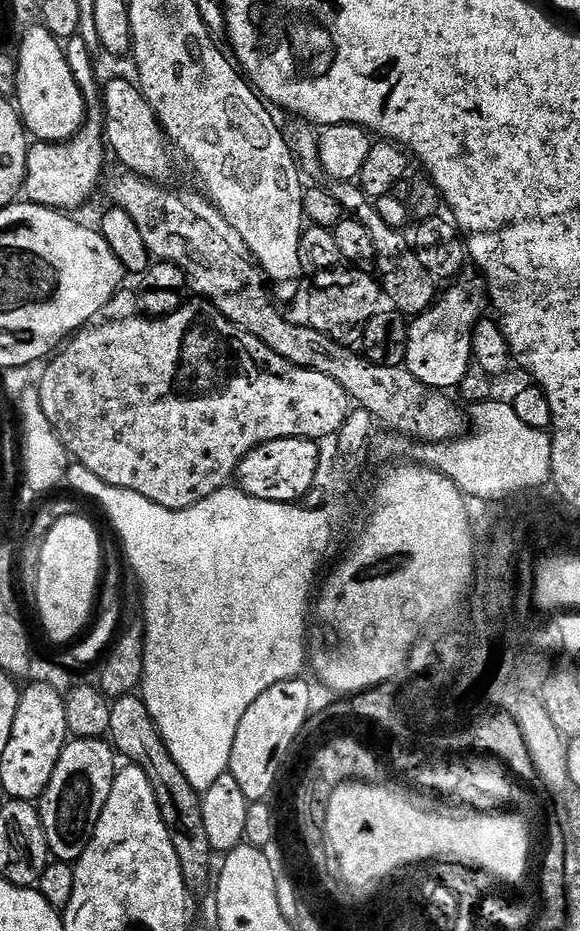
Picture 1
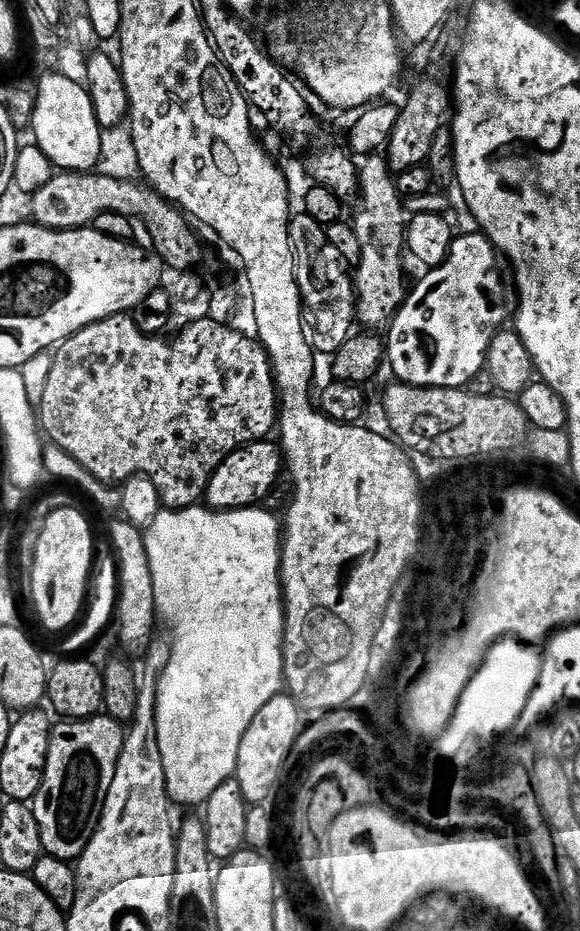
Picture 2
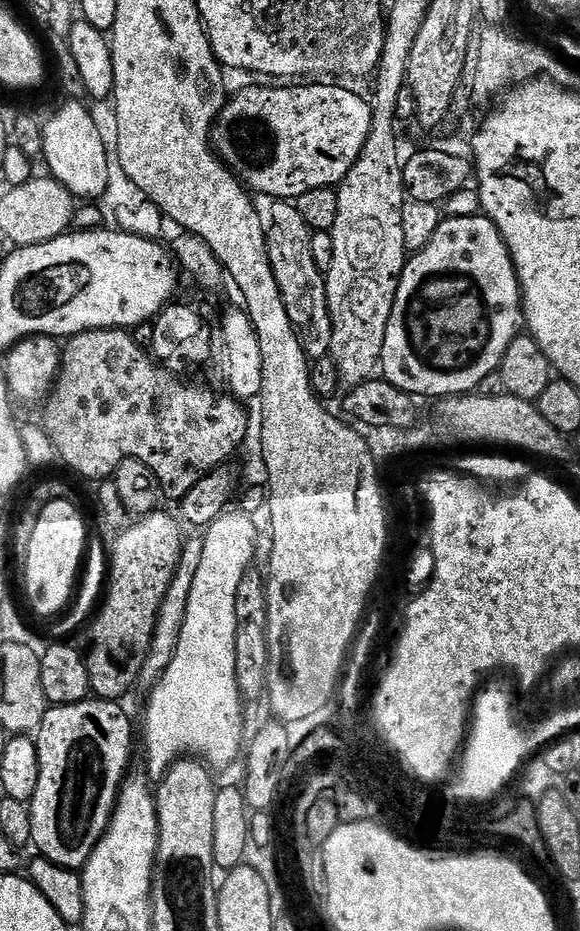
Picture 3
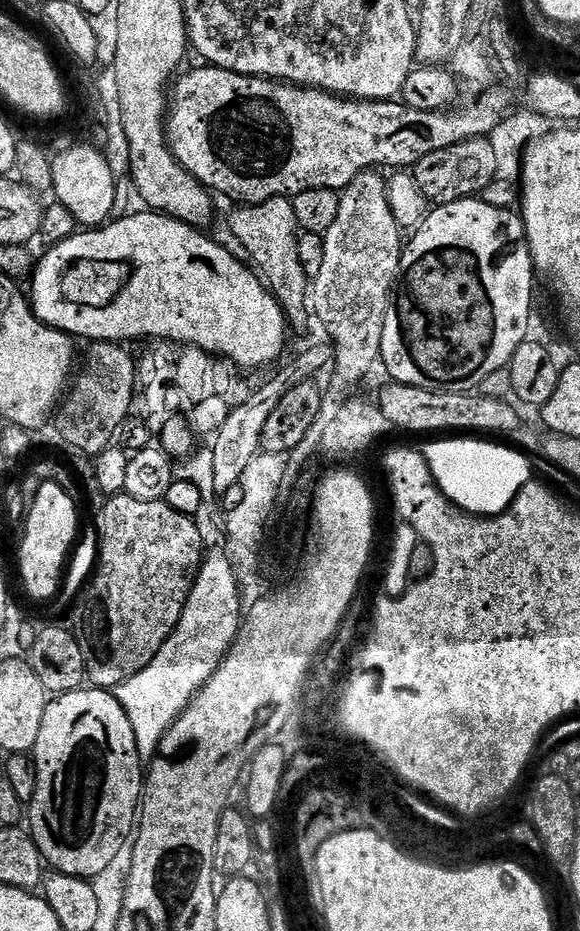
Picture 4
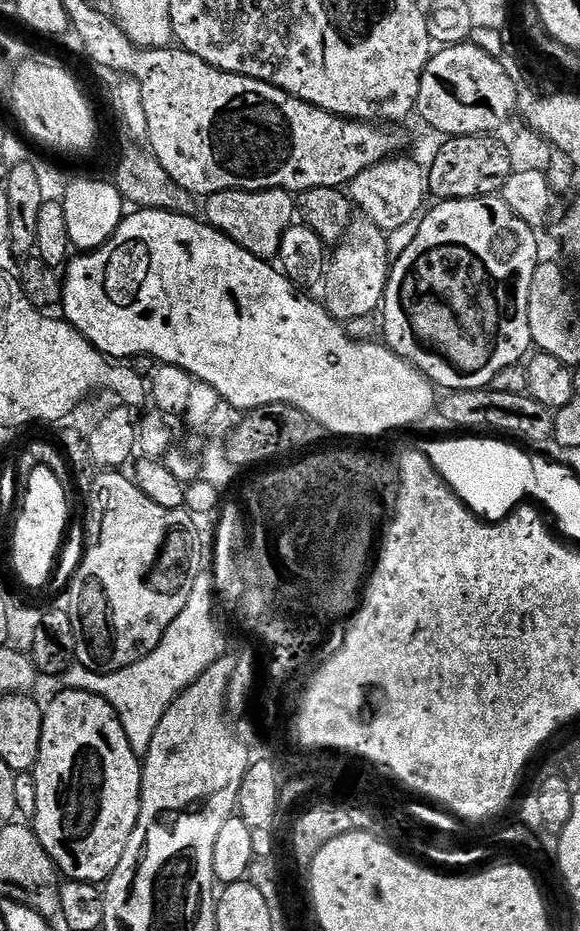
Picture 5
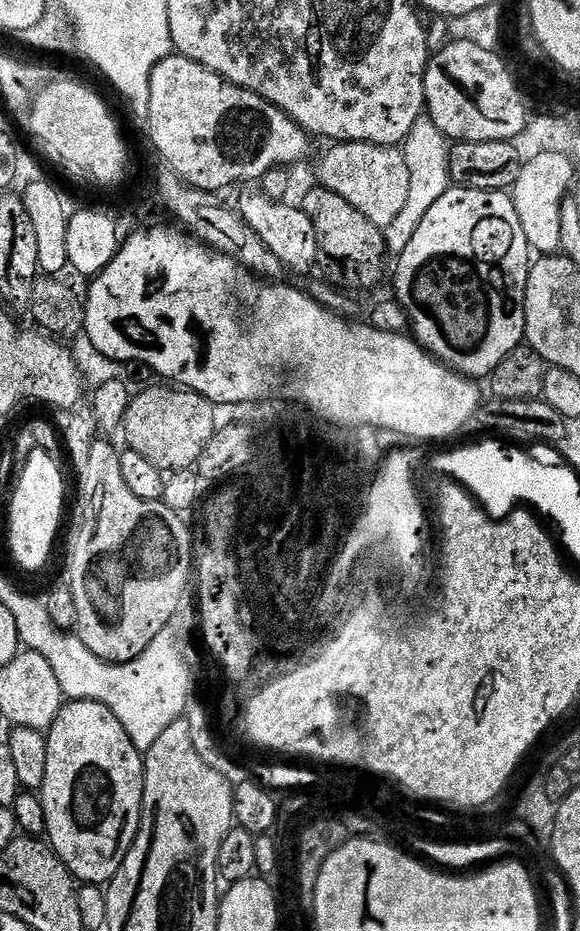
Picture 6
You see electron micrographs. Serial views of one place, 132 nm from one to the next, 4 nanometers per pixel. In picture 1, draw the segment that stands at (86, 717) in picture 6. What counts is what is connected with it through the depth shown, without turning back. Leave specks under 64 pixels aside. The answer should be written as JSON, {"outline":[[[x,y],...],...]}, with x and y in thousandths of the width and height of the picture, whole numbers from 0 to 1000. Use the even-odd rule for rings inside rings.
{"outline":[[[119,794],[100,814],[100,823],[93,823],[93,836],[86,836],[86,844],[79,844],[76,854],[66,860],[72,887],[79,892],[79,904],[84,916],[98,925],[129,926],[155,909],[155,900],[162,896],[162,887],[169,887],[169,879],[176,879],[176,866],[183,866],[183,857],[190,857],[190,849],[197,844],[197,836],[203,828],[202,809],[184,794],[134,795]]]}

